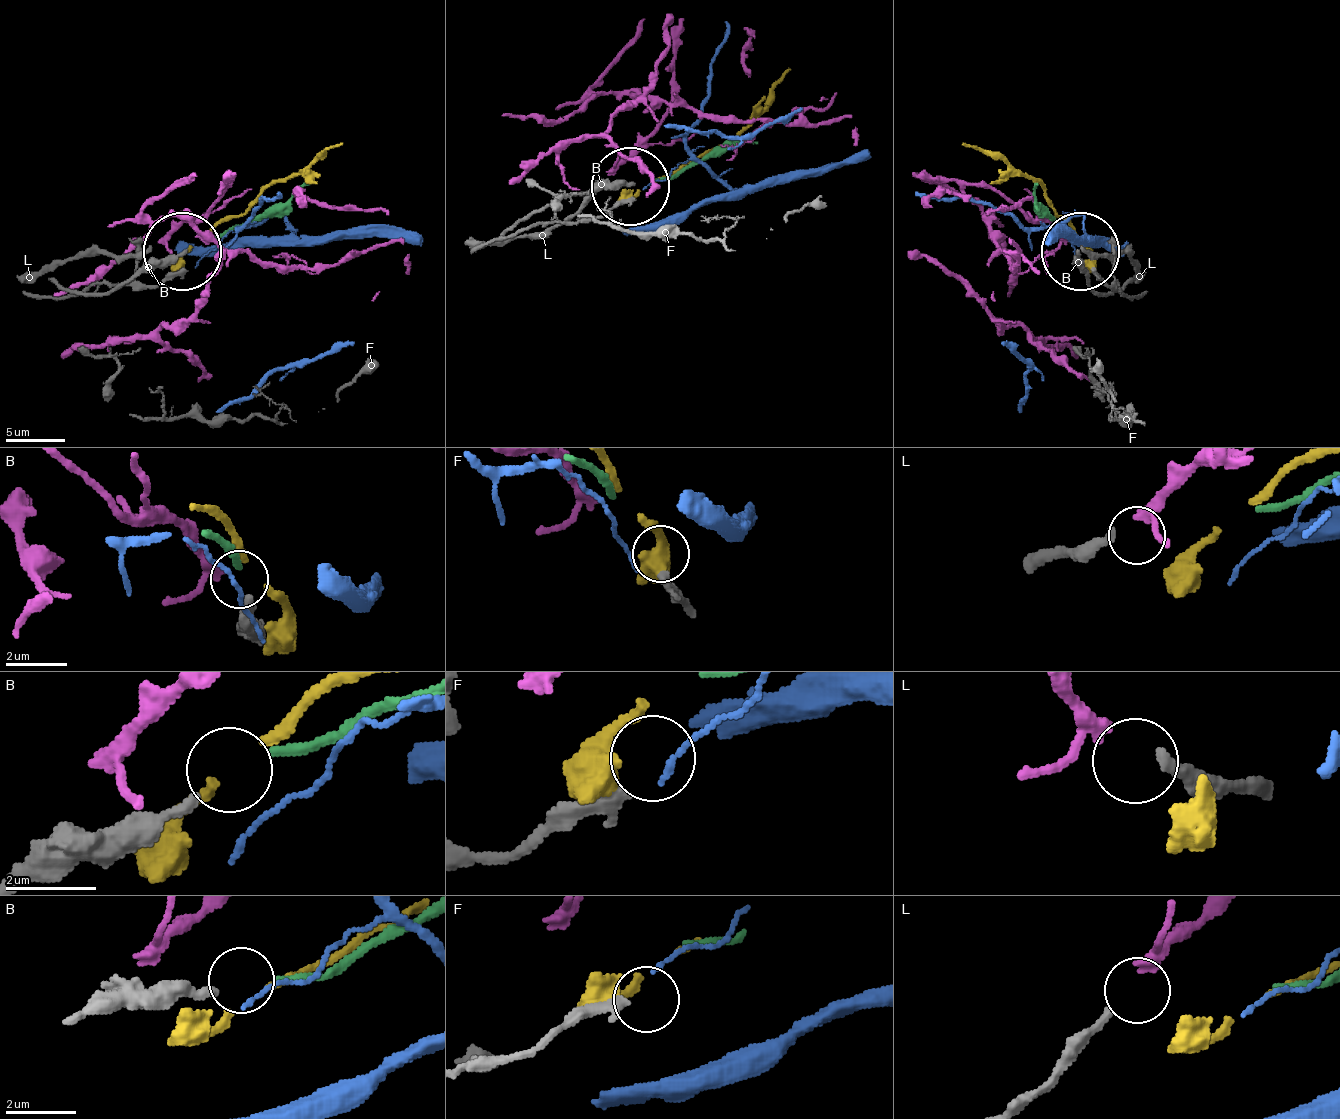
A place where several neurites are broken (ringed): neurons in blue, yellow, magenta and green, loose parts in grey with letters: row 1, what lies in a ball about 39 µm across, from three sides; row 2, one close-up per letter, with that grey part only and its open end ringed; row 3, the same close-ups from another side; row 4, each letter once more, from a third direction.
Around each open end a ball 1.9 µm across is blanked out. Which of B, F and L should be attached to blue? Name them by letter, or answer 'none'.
none

